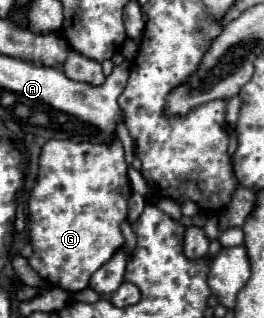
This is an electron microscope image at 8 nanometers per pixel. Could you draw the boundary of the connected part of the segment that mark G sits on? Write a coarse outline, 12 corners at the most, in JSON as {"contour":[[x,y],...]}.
{"contour":[[49,140],[31,268],[81,292],[123,246],[121,142]]}

